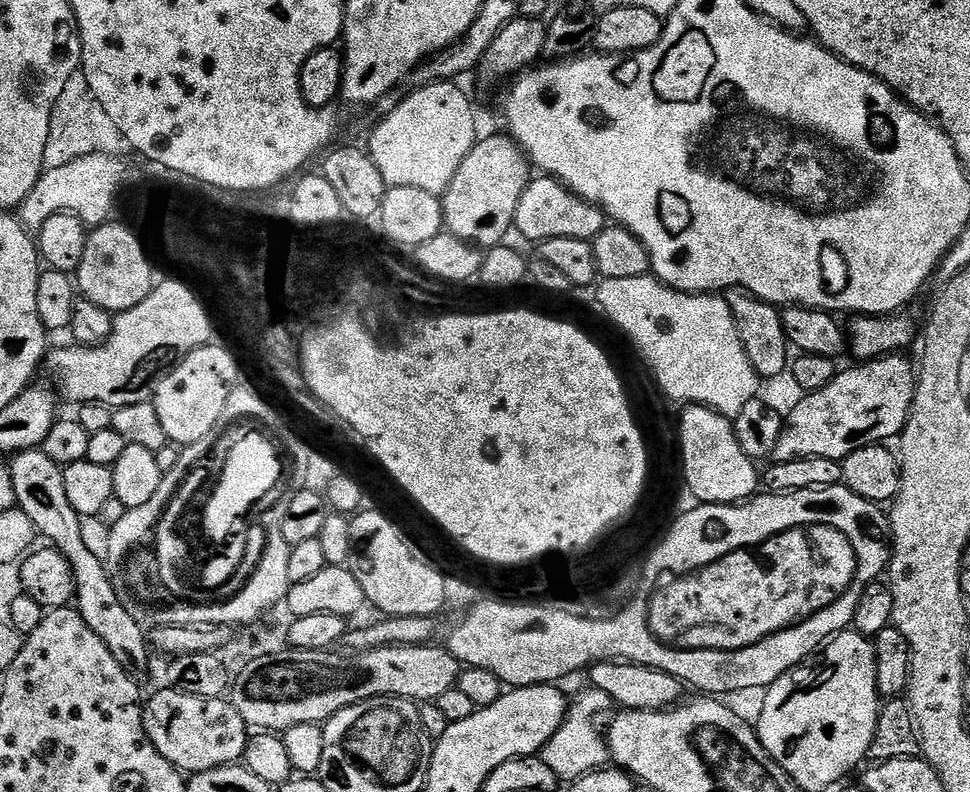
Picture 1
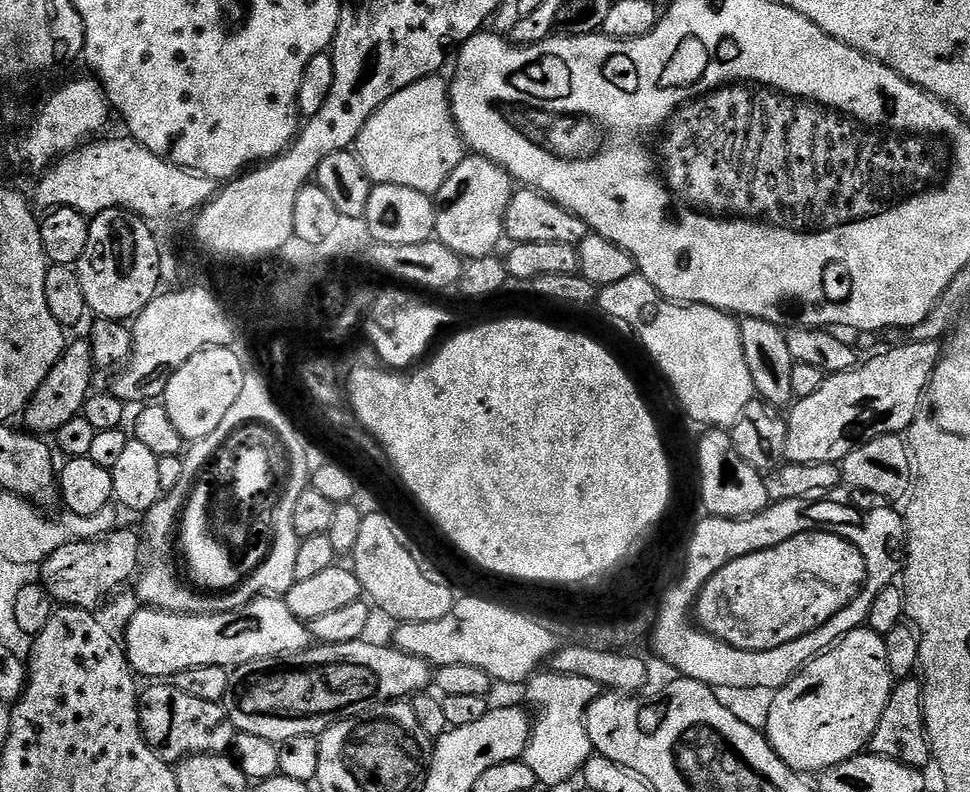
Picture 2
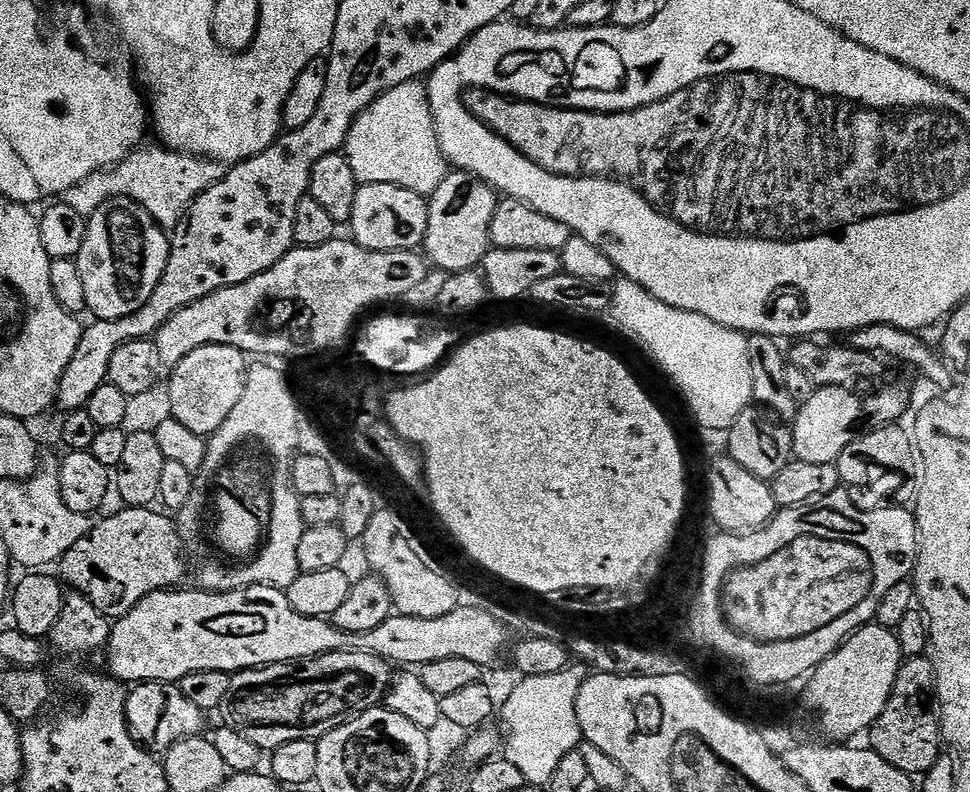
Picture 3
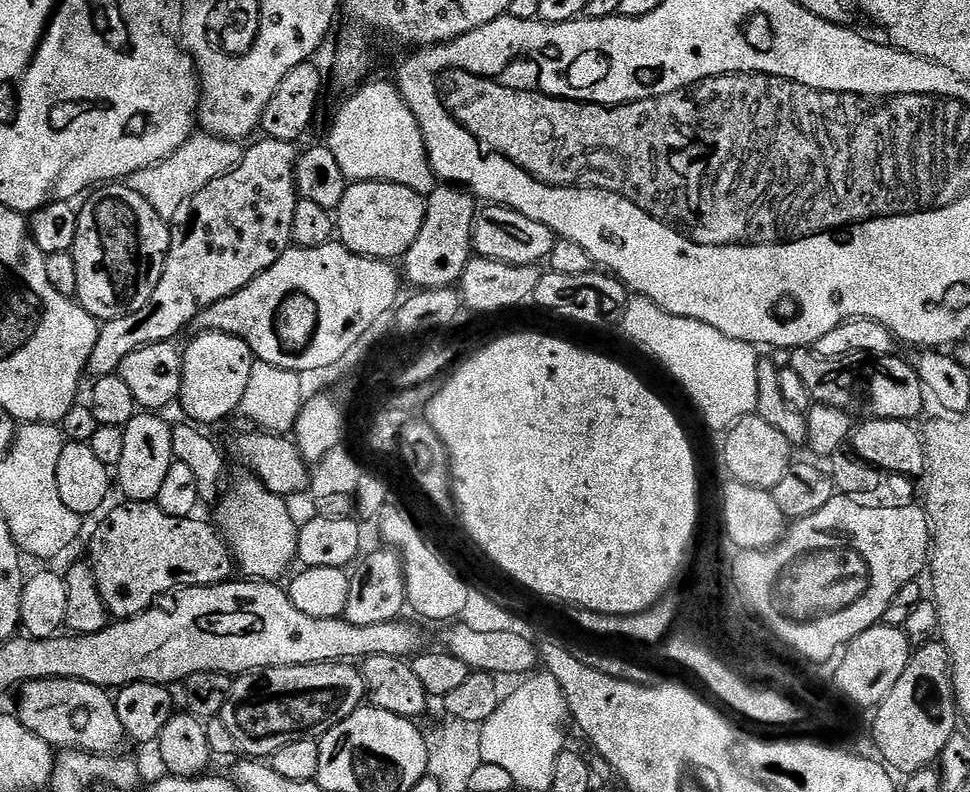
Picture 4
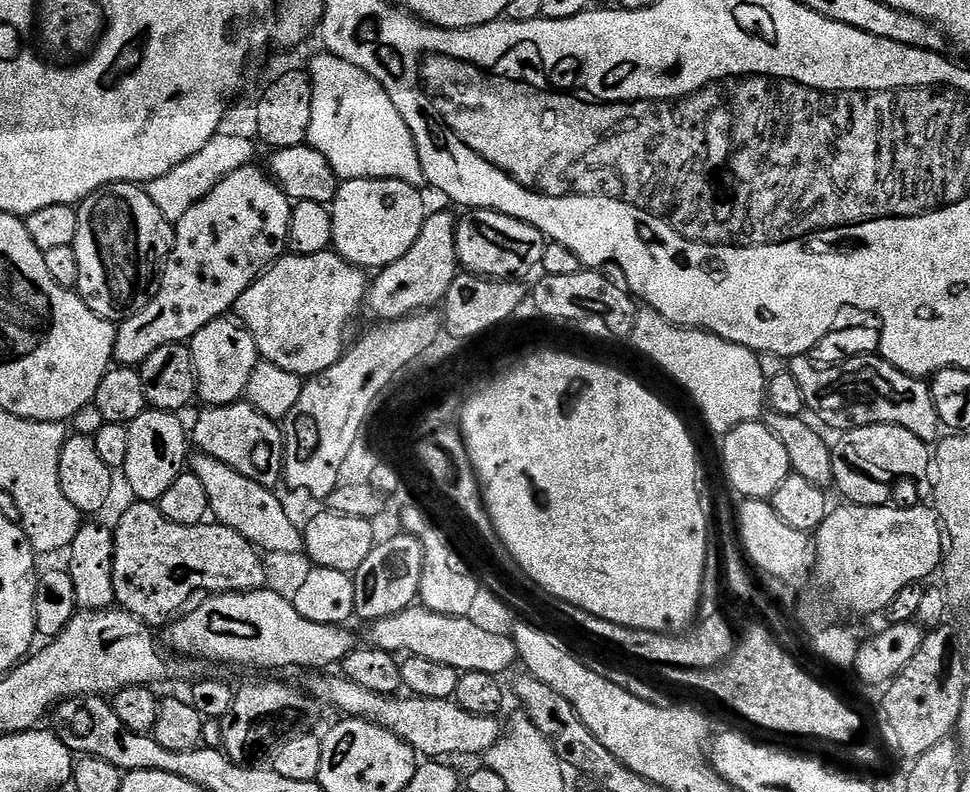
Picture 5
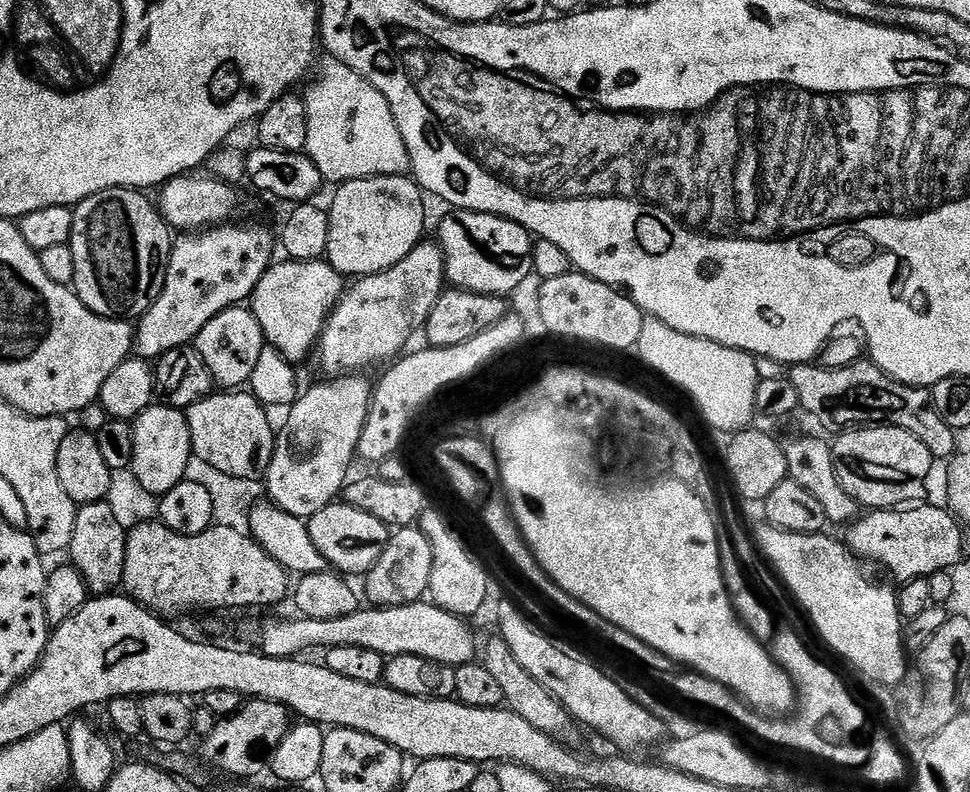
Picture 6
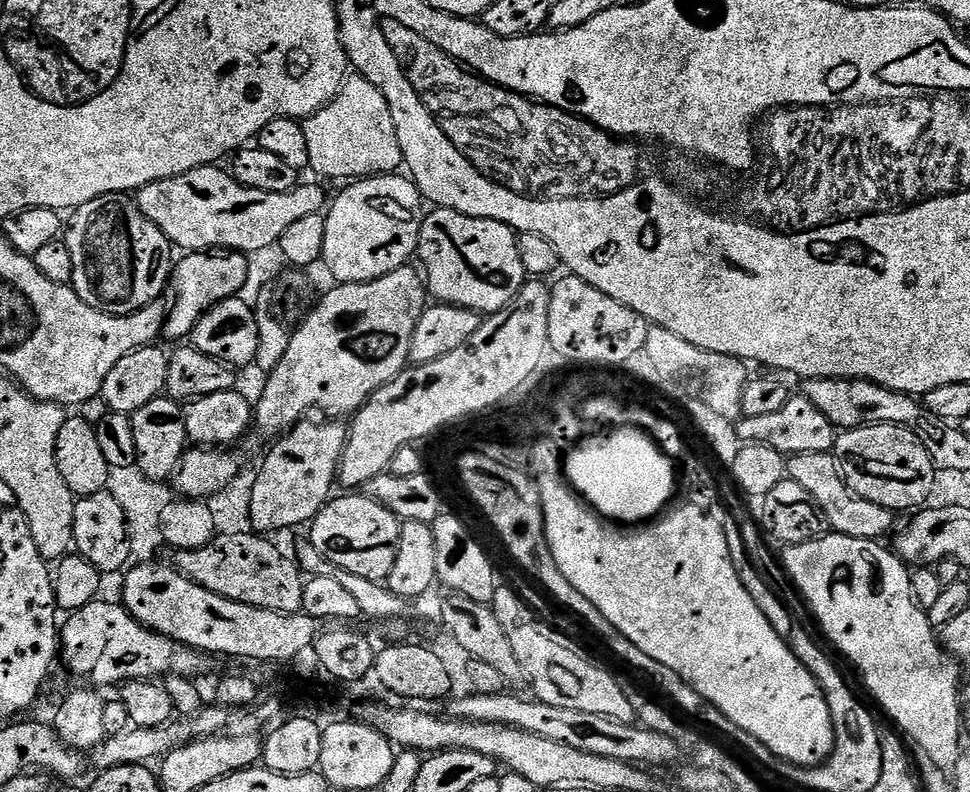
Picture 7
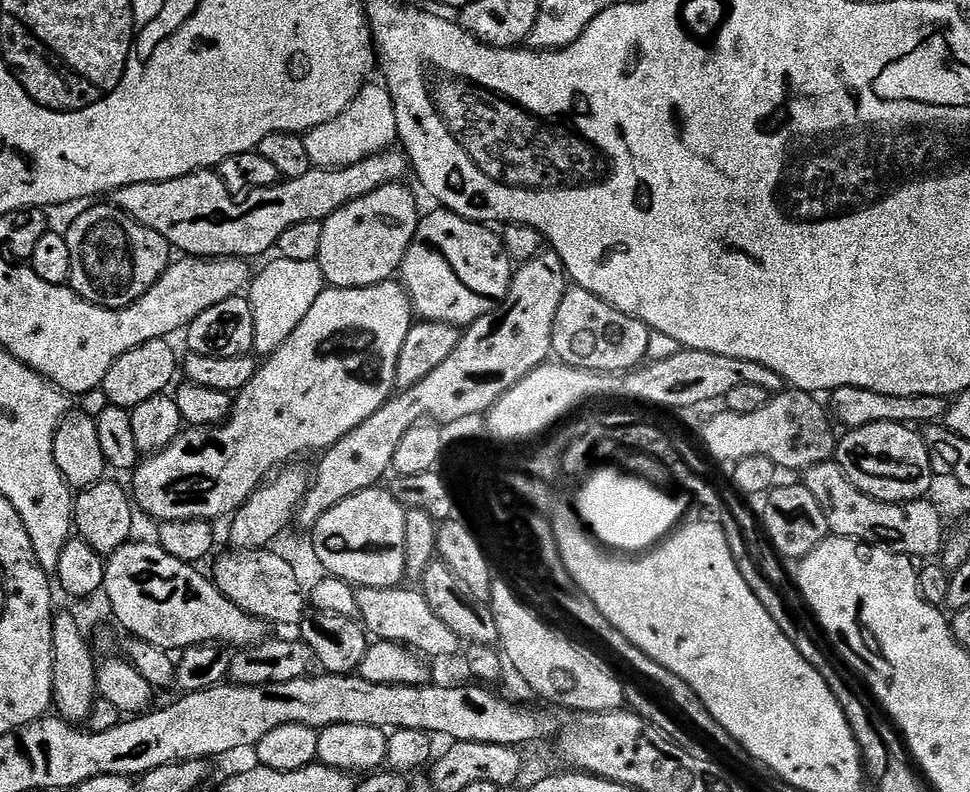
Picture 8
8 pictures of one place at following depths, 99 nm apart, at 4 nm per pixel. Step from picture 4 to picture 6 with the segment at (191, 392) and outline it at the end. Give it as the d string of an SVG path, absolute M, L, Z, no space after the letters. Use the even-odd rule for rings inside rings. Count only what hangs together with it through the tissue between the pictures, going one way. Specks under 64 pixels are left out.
M237 306L222 310L218 318L210 318L210 322L206 322L196 336L194 347L202 362L206 362L213 381L221 389L240 390L251 381L254 366L258 366L258 358L266 347L266 341L262 326L258 326L258 318L254 318L251 307Z

